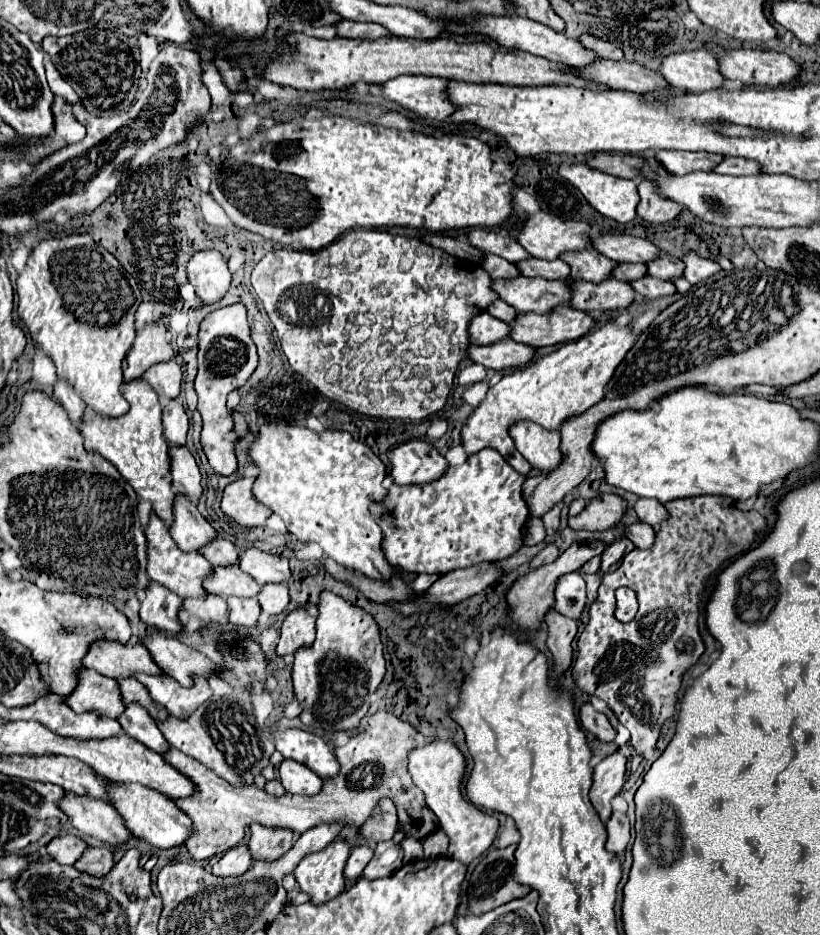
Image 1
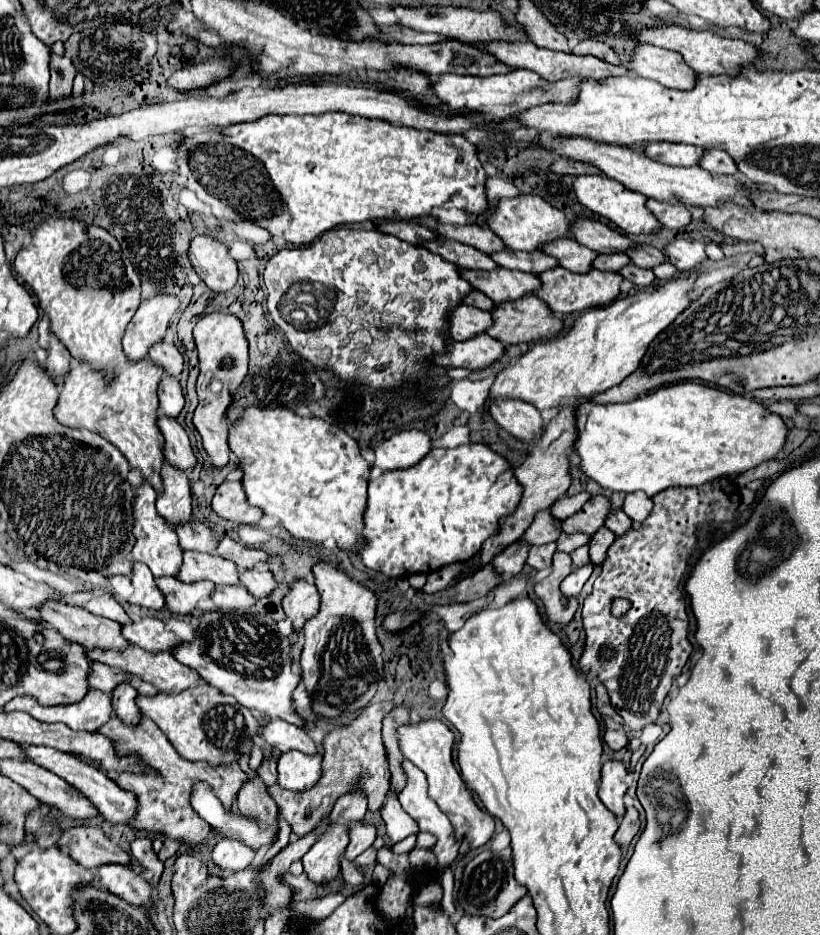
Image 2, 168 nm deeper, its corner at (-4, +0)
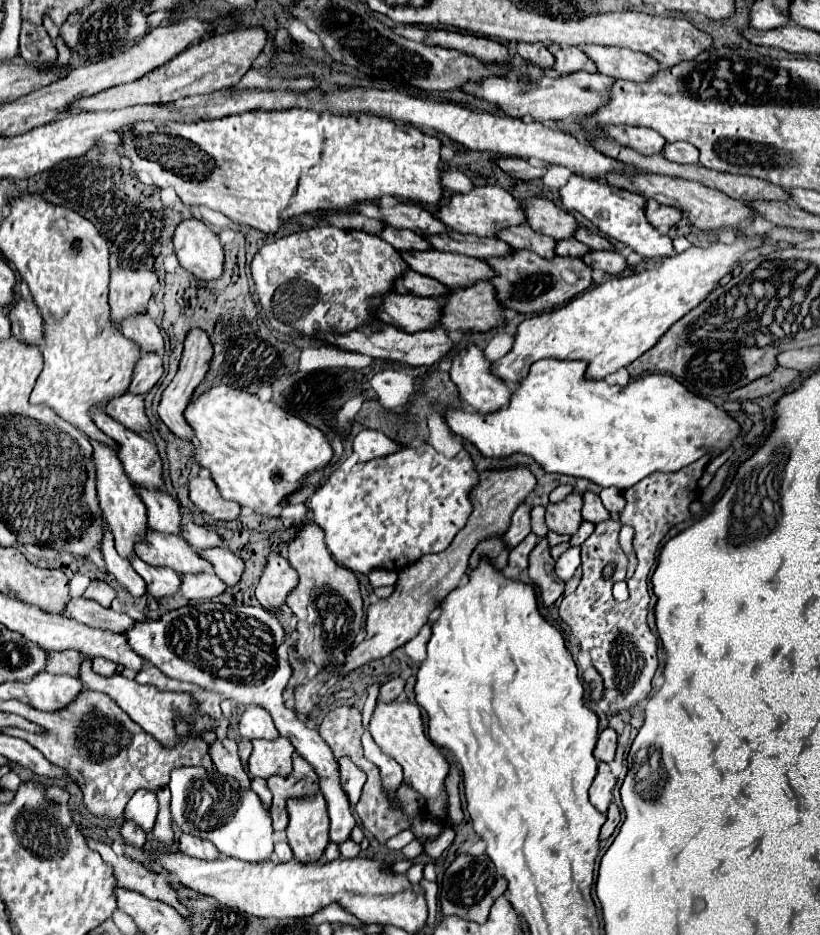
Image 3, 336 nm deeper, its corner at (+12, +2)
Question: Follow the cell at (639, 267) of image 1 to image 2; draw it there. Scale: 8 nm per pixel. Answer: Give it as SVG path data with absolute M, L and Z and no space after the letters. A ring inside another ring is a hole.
M600 253L592 261L592 267L600 271L618 271L624 265L628 265L628 257L624 257L624 253Z

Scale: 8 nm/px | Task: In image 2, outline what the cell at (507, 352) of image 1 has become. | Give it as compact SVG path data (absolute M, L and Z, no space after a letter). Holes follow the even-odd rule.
M480 333L466 341L450 341L444 355L432 355L432 363L440 367L484 369L504 355L504 345L496 343L486 333Z

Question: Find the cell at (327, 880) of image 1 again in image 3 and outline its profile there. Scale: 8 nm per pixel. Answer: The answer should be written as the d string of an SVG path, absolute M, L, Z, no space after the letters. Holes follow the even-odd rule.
M322 793L312 799L290 799L288 801L288 843L300 863L316 863L324 855L328 839L328 813Z

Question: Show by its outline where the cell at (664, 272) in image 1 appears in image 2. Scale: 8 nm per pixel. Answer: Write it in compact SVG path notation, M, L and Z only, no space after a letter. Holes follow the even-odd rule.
M634 245L632 249L626 251L626 255L630 257L630 263L636 267L644 267L644 269L652 269L658 263L664 263L664 253L660 249L654 249L650 245Z

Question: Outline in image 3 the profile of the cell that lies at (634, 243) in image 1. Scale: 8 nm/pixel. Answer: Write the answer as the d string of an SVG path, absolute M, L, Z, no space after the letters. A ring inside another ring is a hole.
M532 199L530 203L524 203L528 225L544 235L550 235L552 239L570 239L574 237L572 231L580 227L580 223L564 209L556 207L550 199Z

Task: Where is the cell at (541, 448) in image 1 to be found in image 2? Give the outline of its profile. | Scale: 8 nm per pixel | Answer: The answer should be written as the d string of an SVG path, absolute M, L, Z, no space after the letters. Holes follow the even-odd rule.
M492 399L488 405L492 419L522 441L536 441L542 431L540 411L520 399Z

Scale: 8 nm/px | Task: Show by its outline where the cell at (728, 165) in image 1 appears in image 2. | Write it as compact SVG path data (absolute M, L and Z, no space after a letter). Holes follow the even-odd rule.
M706 149L698 165L712 175L738 175L736 165L732 165L732 157L720 149Z

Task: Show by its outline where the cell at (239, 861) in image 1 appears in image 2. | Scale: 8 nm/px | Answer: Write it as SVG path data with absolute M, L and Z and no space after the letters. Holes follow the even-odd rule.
M220 839L212 849L212 861L224 869L224 871L244 871L254 859L252 849L246 849L246 845L240 845L240 841L232 839Z

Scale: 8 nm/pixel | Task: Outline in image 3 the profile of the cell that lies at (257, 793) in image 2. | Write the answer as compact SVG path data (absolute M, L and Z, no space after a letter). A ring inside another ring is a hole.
M216 739L216 743L210 747L210 757L216 765L216 771L220 771L226 777L232 777L238 781L240 789L250 789L250 777L244 771L244 765L240 763L236 741L232 739Z

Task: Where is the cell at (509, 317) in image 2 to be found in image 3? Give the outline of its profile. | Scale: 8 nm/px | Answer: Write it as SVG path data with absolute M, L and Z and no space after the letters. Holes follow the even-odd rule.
M482 281L468 289L452 289L444 299L444 315L440 325L452 331L486 333L504 325L504 307L496 299L496 287Z

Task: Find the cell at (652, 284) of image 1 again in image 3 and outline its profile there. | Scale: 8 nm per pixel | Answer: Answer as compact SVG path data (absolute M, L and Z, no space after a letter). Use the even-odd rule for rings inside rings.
M592 251L588 255L582 257L584 263L592 269L602 269L608 275L620 275L628 265L626 265L626 257L616 253L616 251Z

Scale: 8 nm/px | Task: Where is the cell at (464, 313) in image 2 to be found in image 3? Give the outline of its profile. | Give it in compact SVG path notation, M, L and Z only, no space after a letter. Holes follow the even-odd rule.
M390 293L384 297L378 317L400 331L426 331L440 325L440 303L432 297Z

